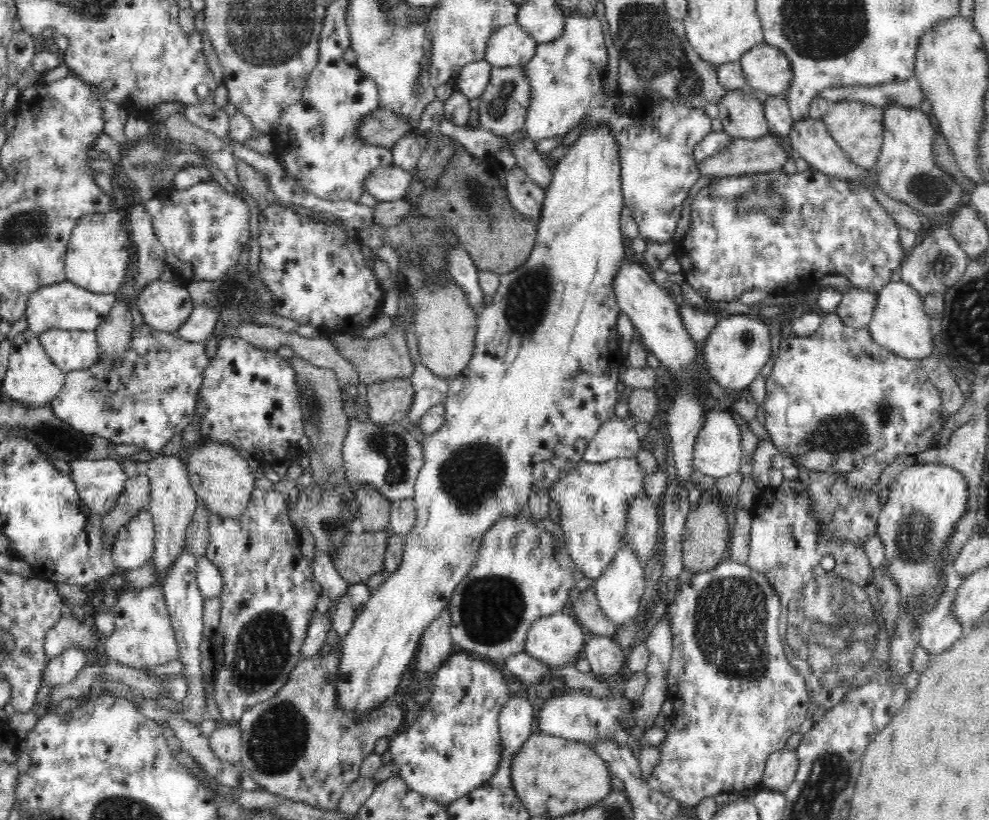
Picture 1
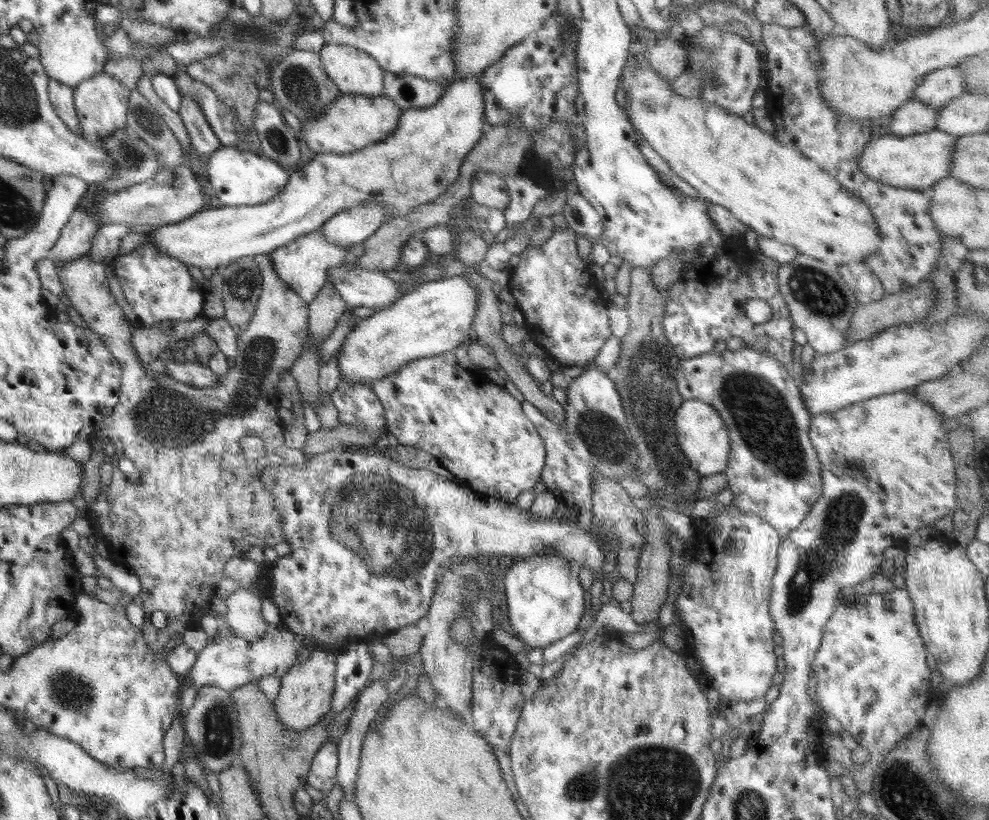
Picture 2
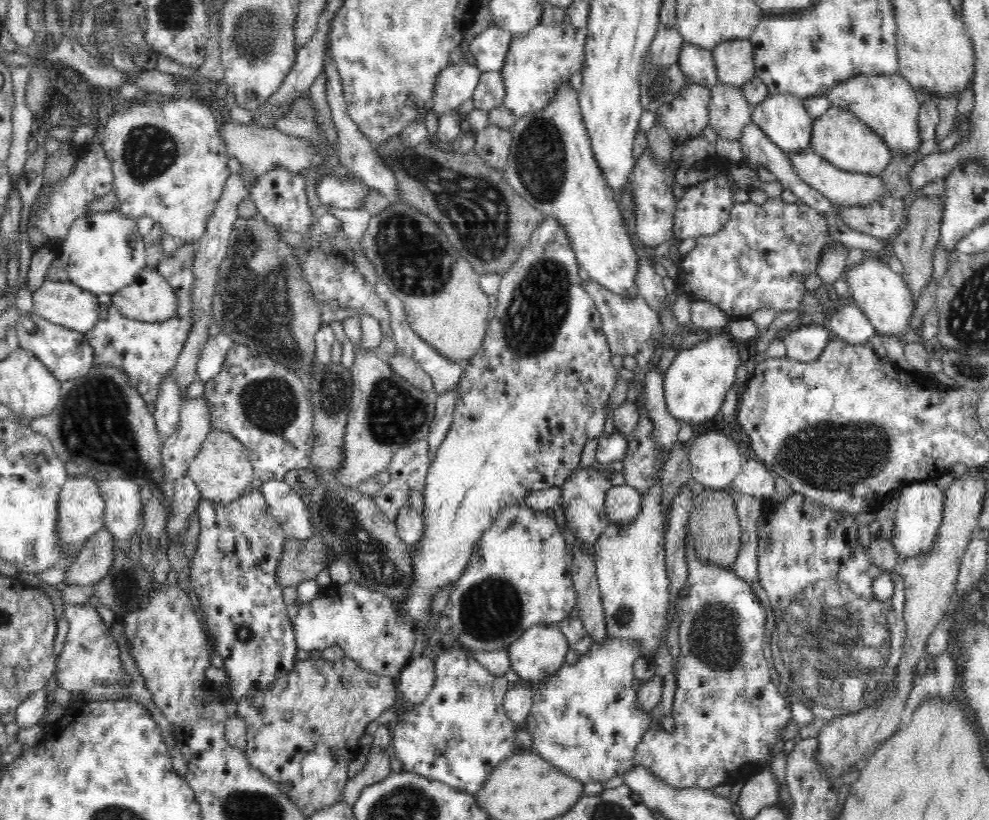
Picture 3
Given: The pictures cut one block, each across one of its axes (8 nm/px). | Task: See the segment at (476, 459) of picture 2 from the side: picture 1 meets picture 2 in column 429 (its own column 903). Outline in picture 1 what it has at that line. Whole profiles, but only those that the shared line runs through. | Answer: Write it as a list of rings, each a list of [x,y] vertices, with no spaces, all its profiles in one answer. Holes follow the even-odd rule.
[[[828,313],[823,317],[820,328],[812,336],[796,337],[786,333],[782,344],[779,346],[778,358],[775,360],[772,374],[765,379],[765,398],[763,411],[765,412],[765,429],[770,434],[772,442],[778,452],[786,454],[796,461],[795,466],[801,469],[824,469],[832,475],[838,475],[846,479],[846,483],[854,485],[858,489],[869,489],[878,484],[881,472],[890,466],[900,455],[910,453],[917,455],[932,448],[931,443],[936,433],[940,432],[945,419],[941,415],[941,396],[938,389],[931,383],[921,366],[921,360],[906,359],[896,355],[886,347],[878,345],[872,339],[867,329],[854,329],[844,325],[840,316],[835,313]]]

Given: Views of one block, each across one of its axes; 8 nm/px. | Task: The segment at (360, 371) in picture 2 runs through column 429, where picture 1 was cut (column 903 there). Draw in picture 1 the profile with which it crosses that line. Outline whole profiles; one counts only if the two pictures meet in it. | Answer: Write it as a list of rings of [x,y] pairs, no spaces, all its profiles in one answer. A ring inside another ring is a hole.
[[[890,281],[876,294],[876,309],[868,327],[874,342],[906,359],[922,360],[933,356],[931,319],[926,315],[923,297],[902,281]]]

